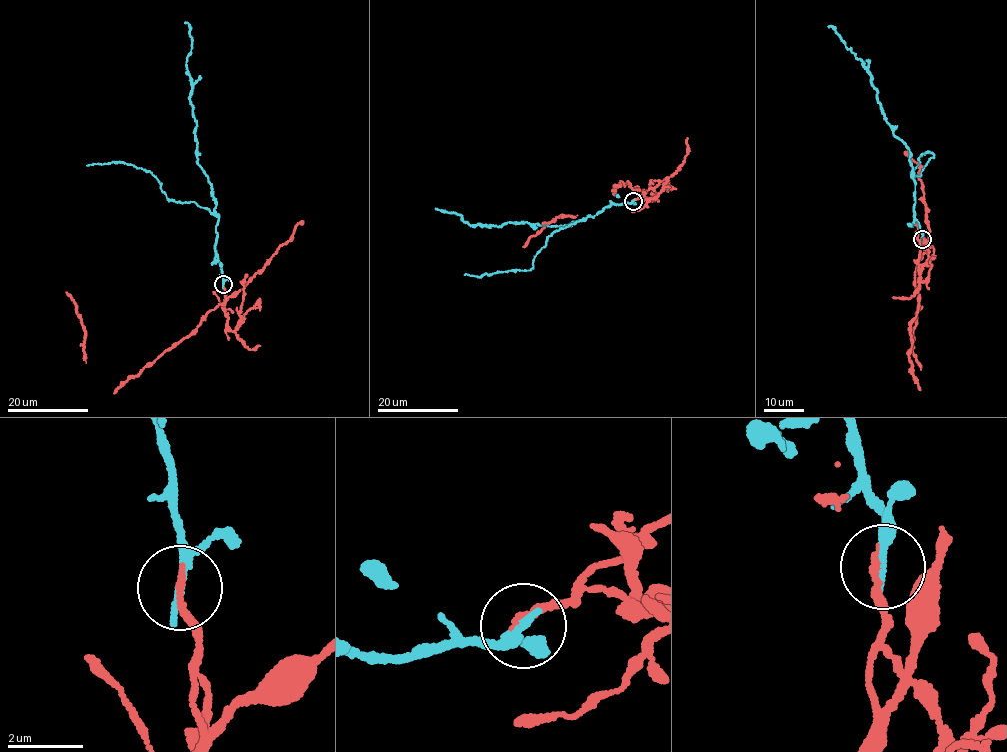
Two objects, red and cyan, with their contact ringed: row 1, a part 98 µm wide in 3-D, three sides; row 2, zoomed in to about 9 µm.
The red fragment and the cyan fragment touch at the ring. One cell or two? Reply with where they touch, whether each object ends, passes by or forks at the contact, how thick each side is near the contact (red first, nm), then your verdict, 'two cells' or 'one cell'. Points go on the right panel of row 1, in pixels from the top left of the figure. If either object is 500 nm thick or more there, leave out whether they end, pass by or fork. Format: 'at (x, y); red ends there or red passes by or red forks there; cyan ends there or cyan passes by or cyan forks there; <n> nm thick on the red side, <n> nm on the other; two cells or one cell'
at (922, 239); red ends there; cyan passes by; 200 nm thick on the red side, 190 nm on the other; two cells

